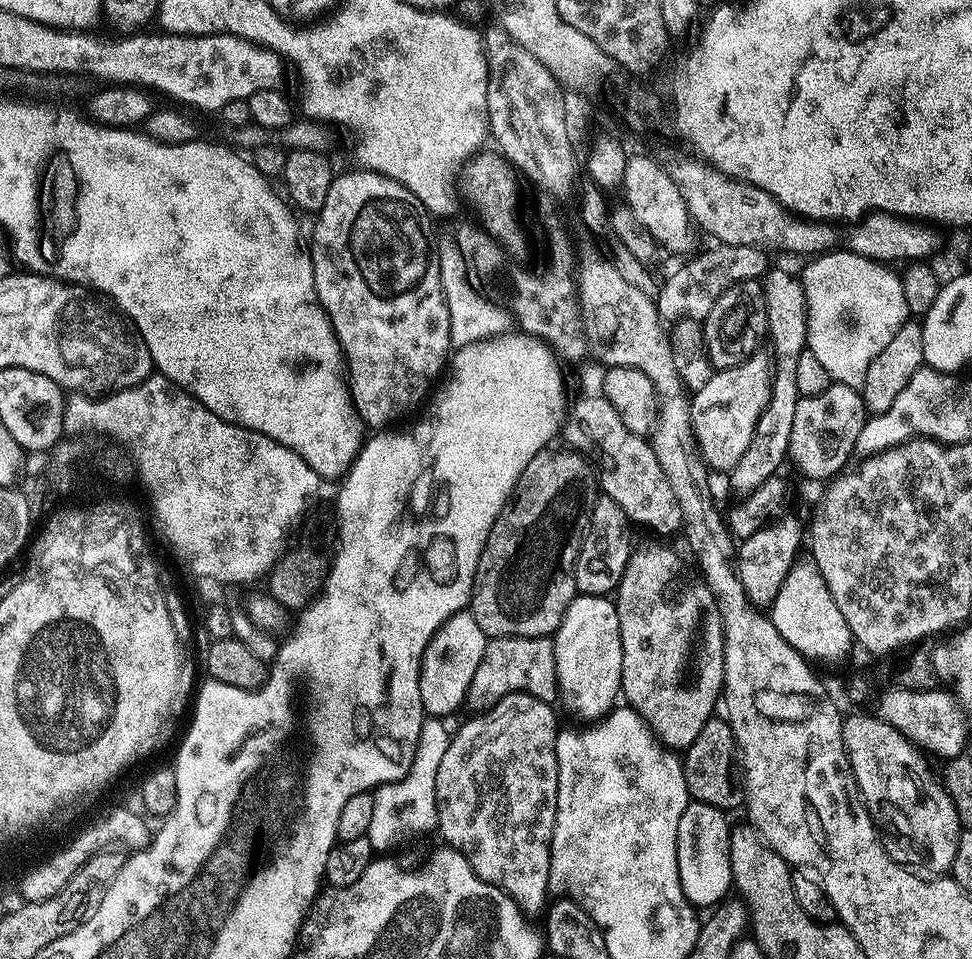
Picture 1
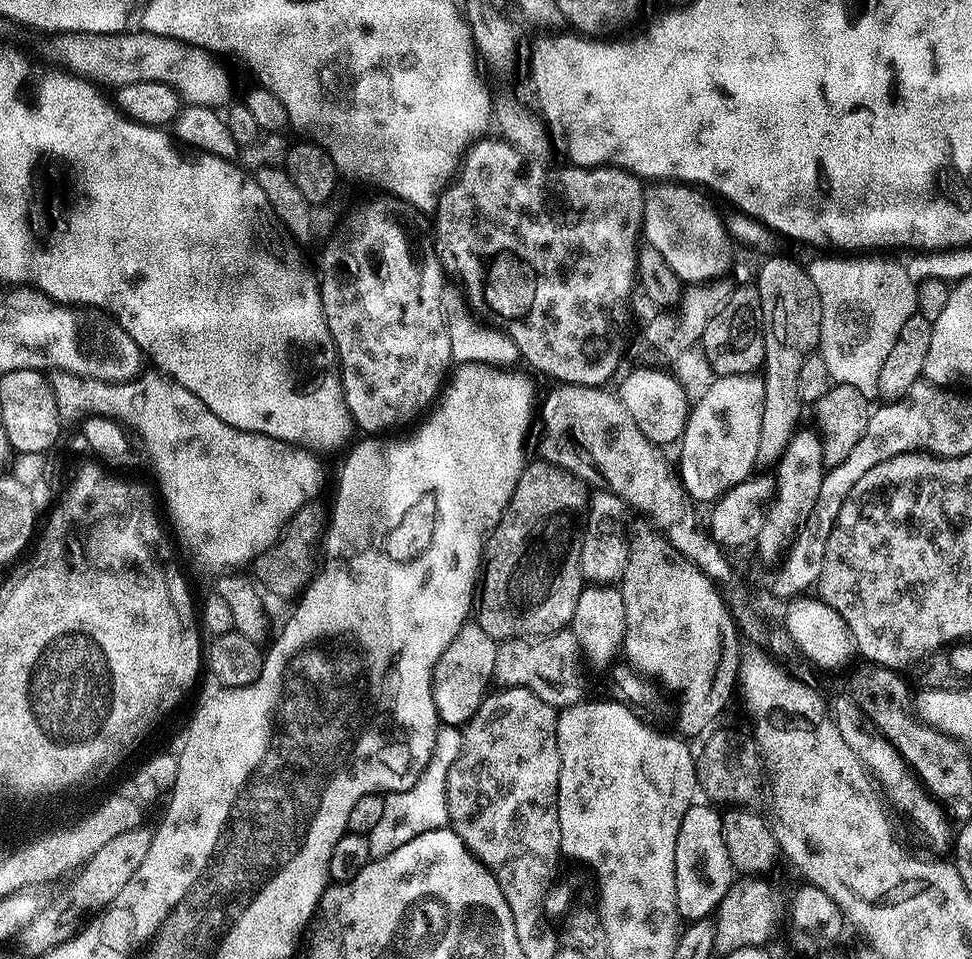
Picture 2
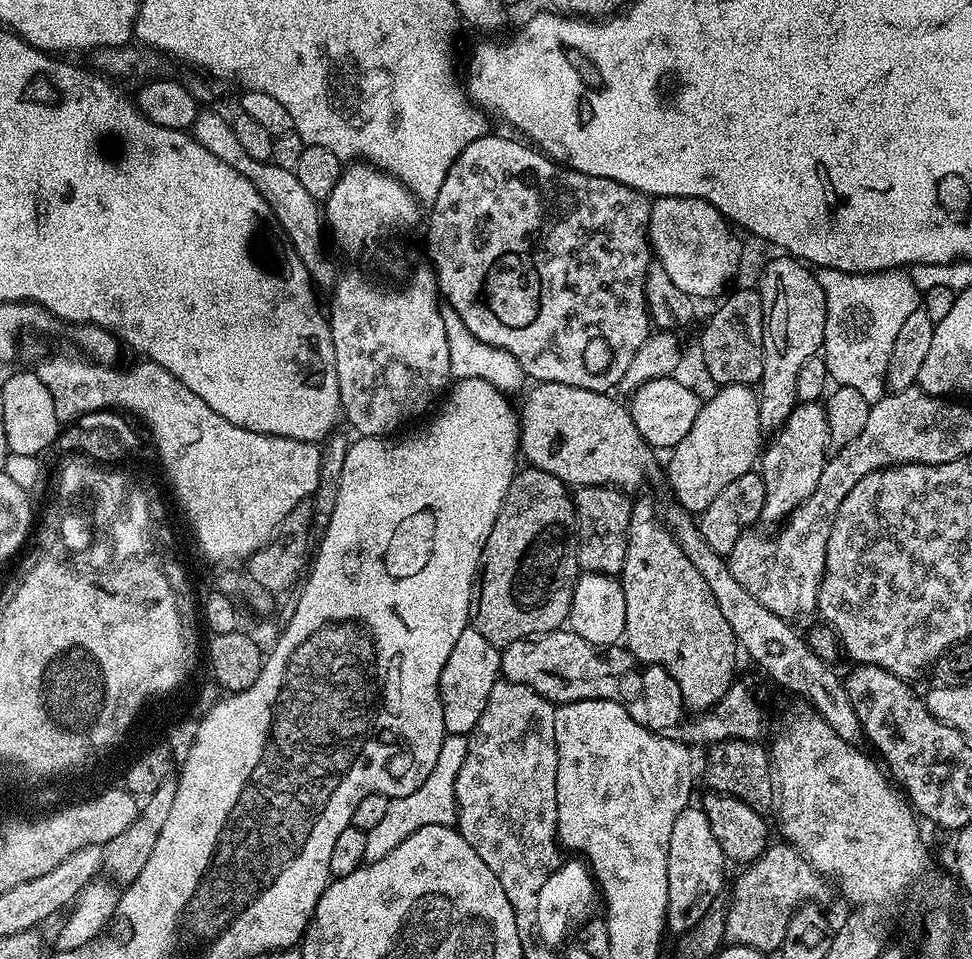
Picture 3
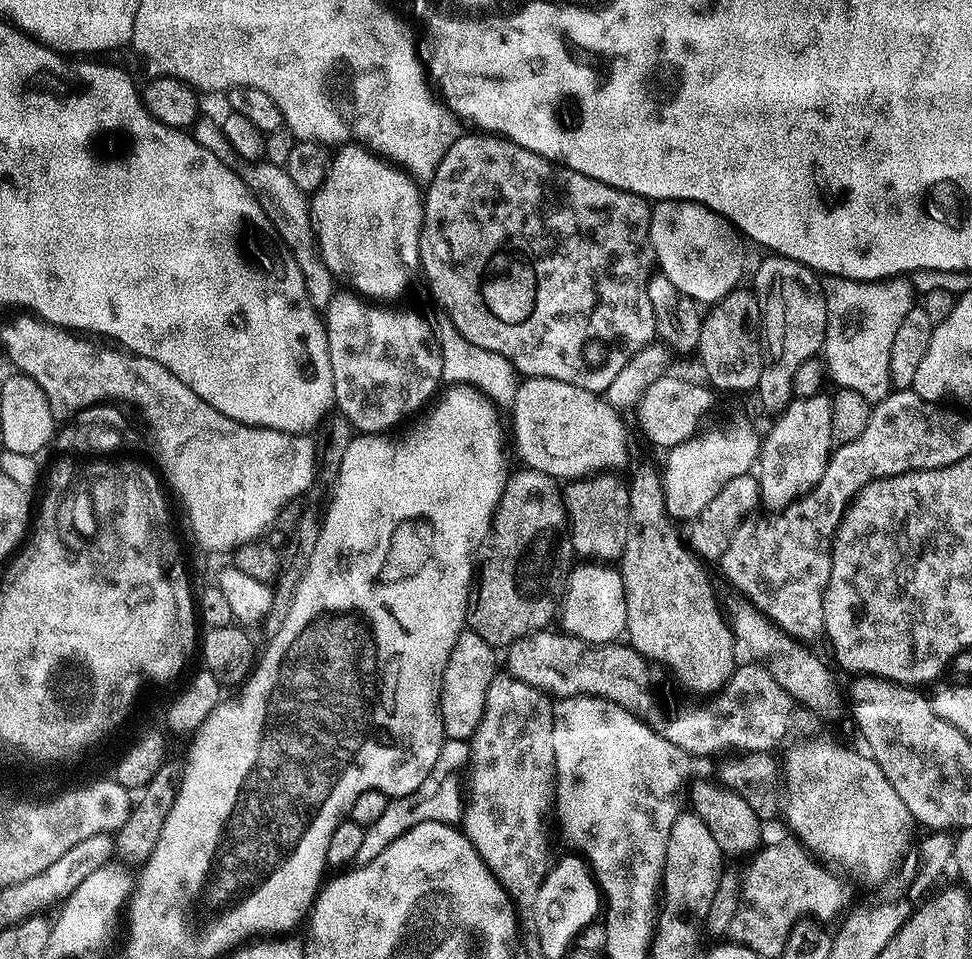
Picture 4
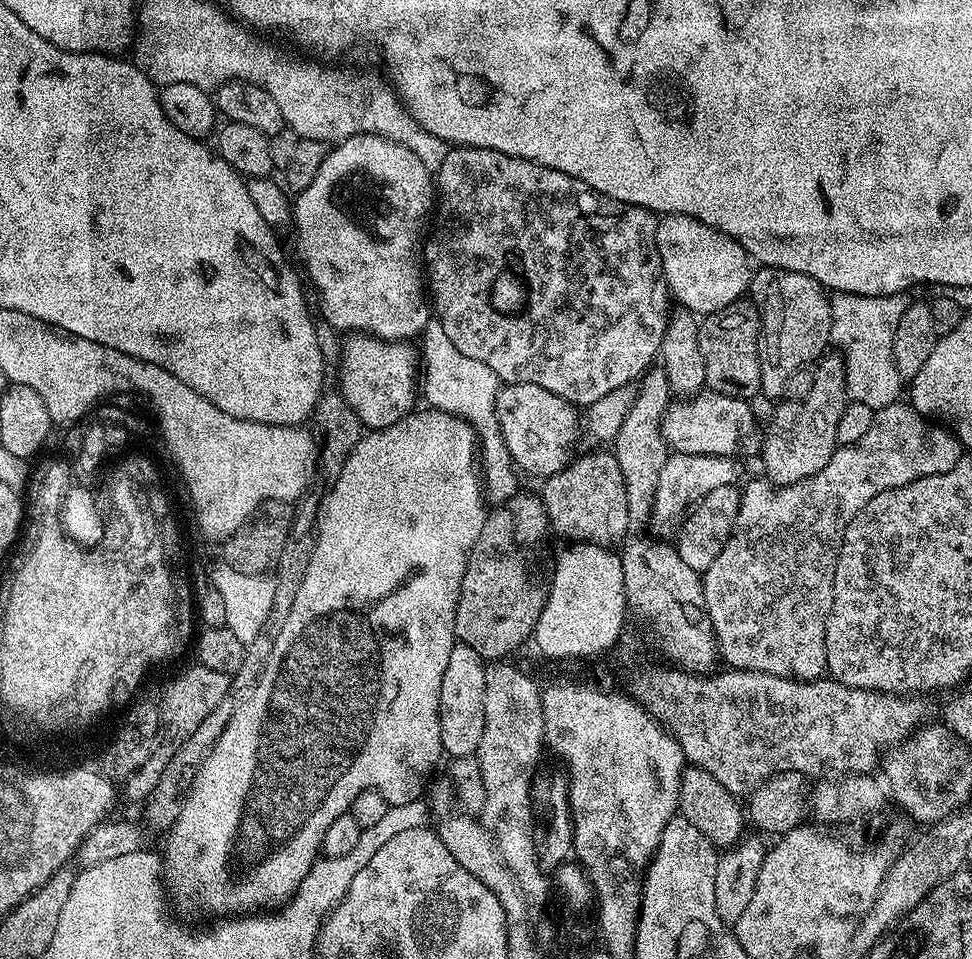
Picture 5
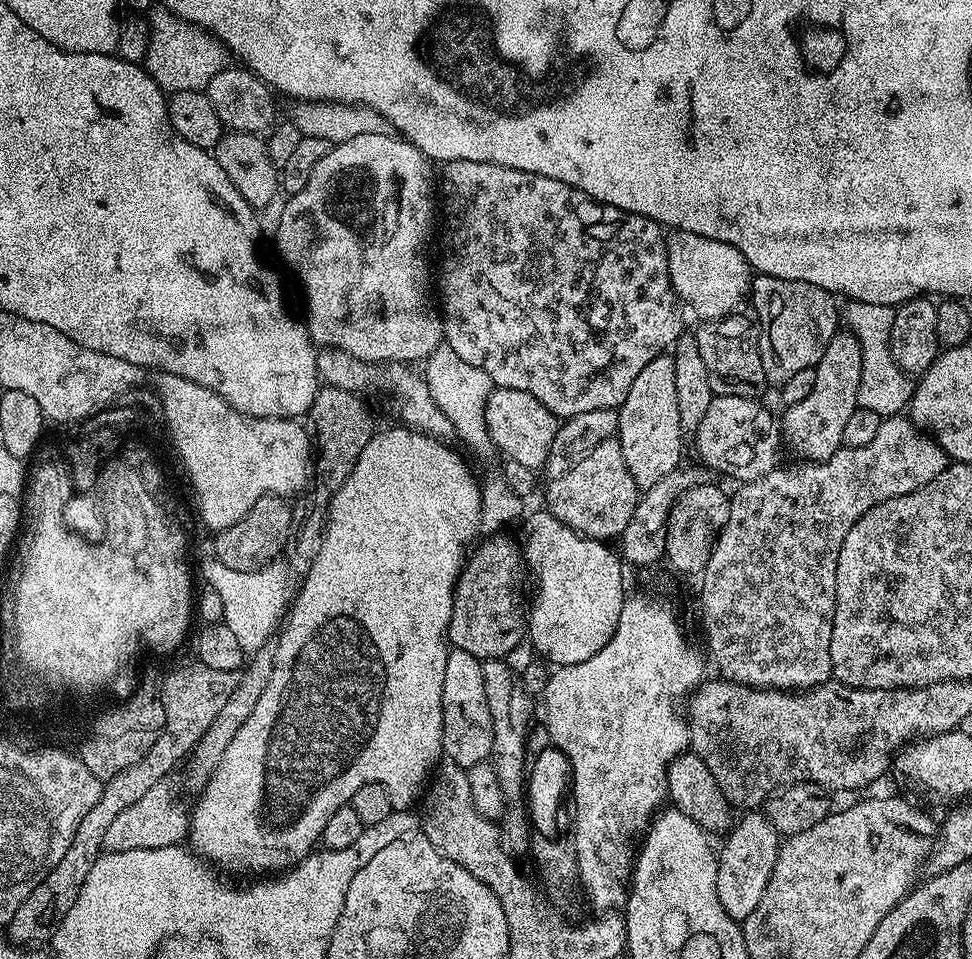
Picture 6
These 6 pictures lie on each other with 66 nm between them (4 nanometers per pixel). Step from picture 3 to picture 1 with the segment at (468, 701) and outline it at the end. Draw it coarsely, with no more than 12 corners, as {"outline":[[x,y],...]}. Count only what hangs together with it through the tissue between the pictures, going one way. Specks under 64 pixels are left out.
{"outline":[[456,612],[420,659],[425,713],[465,707],[489,636]]}

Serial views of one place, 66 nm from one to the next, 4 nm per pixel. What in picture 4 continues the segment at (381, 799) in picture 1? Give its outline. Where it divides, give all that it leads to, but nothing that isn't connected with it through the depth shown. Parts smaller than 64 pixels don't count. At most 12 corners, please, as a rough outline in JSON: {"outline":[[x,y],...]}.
{"outline":[[445,739],[426,782],[389,799],[355,863],[374,862],[418,822],[455,825],[469,741]]}

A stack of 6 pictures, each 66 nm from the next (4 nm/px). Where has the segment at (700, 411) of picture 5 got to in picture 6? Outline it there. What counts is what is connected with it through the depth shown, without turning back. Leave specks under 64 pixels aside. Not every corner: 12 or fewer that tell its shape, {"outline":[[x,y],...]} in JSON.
{"outline":[[713,395],[694,433],[736,482],[781,463],[781,421],[759,399]]}

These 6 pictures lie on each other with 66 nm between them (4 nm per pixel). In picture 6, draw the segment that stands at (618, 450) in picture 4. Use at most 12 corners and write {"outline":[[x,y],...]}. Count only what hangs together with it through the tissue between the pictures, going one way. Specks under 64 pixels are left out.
{"outline":[[493,387],[485,428],[501,457],[543,469],[557,417]]}

